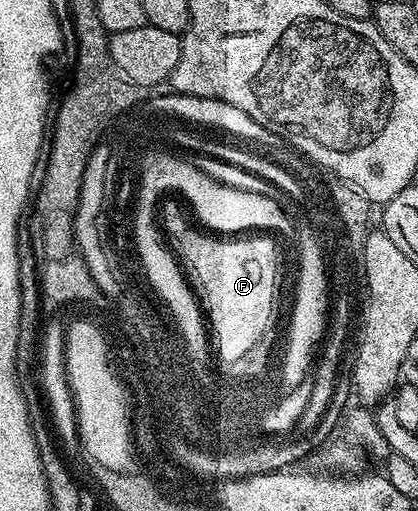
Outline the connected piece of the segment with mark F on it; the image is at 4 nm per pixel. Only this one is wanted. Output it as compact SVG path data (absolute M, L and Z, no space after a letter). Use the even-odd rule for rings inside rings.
M175 206L162 207L161 226L170 249L177 255L177 261L191 289L195 291L195 297L199 300L210 334L219 338L219 345L216 347L219 359L222 361L232 359L237 352L248 350L253 336L257 336L259 329L267 323L269 279L275 274L275 262L271 259L269 251L277 245L276 239L265 238L269 236L235 236L230 239L232 242L222 242L224 240L222 237L212 236L202 229L194 230L187 223L186 216Z

